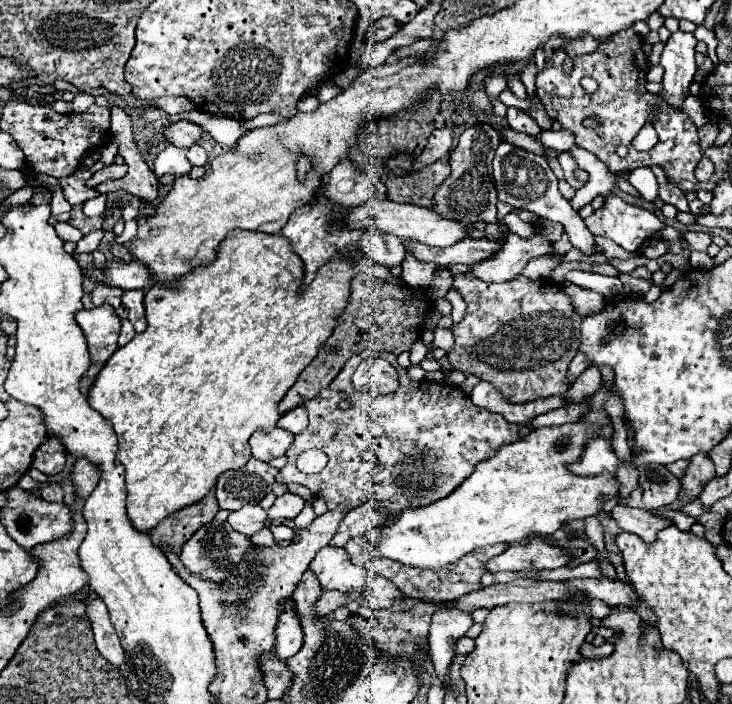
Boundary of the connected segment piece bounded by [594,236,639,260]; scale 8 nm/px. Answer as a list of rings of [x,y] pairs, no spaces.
[[[601,236],[594,237],[597,245],[599,245],[603,250],[602,253],[607,257],[607,259],[622,259],[629,260],[635,258],[639,255],[638,252],[632,253],[624,250],[618,246],[615,242],[608,238],[603,238]]]

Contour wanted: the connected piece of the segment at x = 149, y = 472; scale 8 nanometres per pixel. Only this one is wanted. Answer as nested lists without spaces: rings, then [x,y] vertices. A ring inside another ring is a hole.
[[[232,230],[228,234],[228,238],[224,238],[220,250],[218,250],[218,258],[206,266],[206,268],[198,268],[192,274],[184,276],[180,280],[180,288],[162,288],[162,286],[154,286],[146,292],[144,298],[144,306],[146,306],[146,318],[148,318],[148,328],[142,334],[136,334],[126,346],[118,348],[116,354],[106,362],[106,366],[102,368],[102,372],[98,374],[92,390],[90,390],[90,406],[96,412],[102,412],[102,416],[106,420],[112,422],[116,434],[118,434],[118,454],[116,454],[116,462],[124,464],[126,468],[126,488],[128,488],[128,516],[132,520],[132,524],[136,528],[140,528],[142,532],[152,530],[154,526],[158,526],[164,518],[168,518],[170,514],[174,514],[176,510],[190,506],[198,500],[202,500],[210,488],[216,484],[218,476],[226,470],[238,470],[240,466],[244,466],[244,462],[248,462],[252,458],[250,454],[250,446],[248,440],[256,430],[268,432],[276,426],[278,422],[278,404],[284,398],[284,394],[288,392],[288,388],[296,382],[296,378],[300,376],[300,372],[316,358],[316,354],[320,352],[320,348],[324,346],[326,338],[330,338],[334,326],[336,326],[336,318],[340,316],[340,312],[348,306],[348,296],[350,296],[350,282],[356,274],[360,272],[368,272],[372,276],[378,278],[390,278],[390,270],[386,266],[380,266],[376,262],[372,262],[372,258],[364,256],[364,258],[348,258],[344,252],[340,252],[338,256],[332,258],[332,262],[324,264],[318,272],[316,272],[316,280],[310,282],[306,286],[306,290],[302,292],[302,280],[304,280],[304,264],[300,260],[300,256],[296,256],[296,252],[292,250],[290,242],[286,238],[282,238],[280,234],[264,234],[264,232],[250,232],[250,230]]]

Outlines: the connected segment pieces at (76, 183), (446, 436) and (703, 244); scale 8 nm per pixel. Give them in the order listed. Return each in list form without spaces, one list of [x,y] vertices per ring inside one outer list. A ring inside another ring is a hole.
[[[78,170],[78,174],[72,174],[72,176],[66,176],[62,180],[58,180],[58,186],[62,188],[64,192],[64,198],[76,206],[76,204],[84,204],[86,200],[90,198],[96,198],[98,192],[94,188],[88,188],[86,186],[86,180],[90,178],[92,174],[86,172],[86,170]]]
[[[364,352],[358,356],[352,356],[344,364],[336,380],[326,390],[322,390],[318,398],[312,398],[308,400],[308,404],[304,404],[308,410],[310,424],[302,434],[294,438],[294,444],[290,446],[286,454],[288,464],[278,472],[276,482],[284,482],[284,484],[296,482],[310,488],[314,496],[320,496],[326,500],[328,510],[334,510],[340,504],[346,510],[352,510],[366,502],[376,500],[380,502],[380,512],[384,514],[380,526],[374,528],[374,534],[380,534],[380,528],[386,528],[392,522],[392,518],[396,518],[402,510],[428,506],[452,494],[452,490],[456,490],[472,474],[478,462],[492,458],[502,444],[512,444],[520,436],[518,436],[516,424],[506,422],[500,414],[492,414],[486,408],[474,406],[470,396],[464,394],[462,388],[442,384],[442,382],[430,382],[430,380],[410,380],[402,366],[398,370],[400,388],[394,394],[366,396],[366,394],[354,392],[350,378],[356,366],[364,358],[366,358]],[[344,398],[348,398],[352,406],[348,410],[338,410],[338,402],[342,402]],[[308,448],[318,448],[328,456],[328,464],[320,474],[302,474],[296,468],[298,454]]]
[[[686,232],[684,238],[694,250],[700,250],[700,252],[706,252],[706,248],[712,244],[712,236],[706,232]]]

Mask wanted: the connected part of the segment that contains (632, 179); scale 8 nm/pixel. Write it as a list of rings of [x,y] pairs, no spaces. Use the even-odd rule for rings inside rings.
[[[636,168],[628,174],[628,182],[647,201],[653,202],[658,196],[658,182],[650,168]]]

